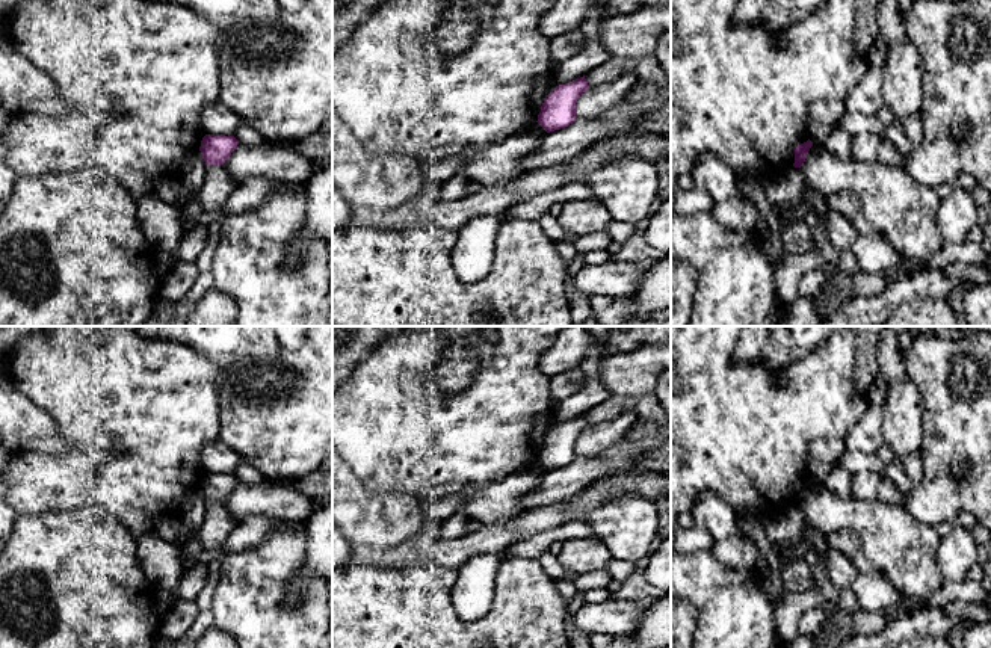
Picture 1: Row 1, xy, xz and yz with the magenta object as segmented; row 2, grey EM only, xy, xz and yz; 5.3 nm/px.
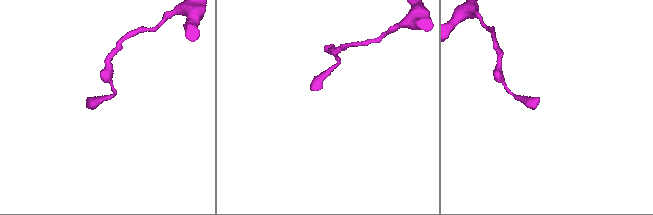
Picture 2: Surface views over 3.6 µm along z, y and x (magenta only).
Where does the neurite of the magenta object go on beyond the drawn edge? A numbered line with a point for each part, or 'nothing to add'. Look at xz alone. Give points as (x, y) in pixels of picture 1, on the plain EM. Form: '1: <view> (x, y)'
nothing to add

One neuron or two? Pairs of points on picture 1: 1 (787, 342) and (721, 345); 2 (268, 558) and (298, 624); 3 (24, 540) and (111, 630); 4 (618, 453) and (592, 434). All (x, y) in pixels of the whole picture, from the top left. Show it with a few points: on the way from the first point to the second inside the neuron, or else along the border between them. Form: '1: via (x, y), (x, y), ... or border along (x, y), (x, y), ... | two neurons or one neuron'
1: border along (759, 358), (777, 375), (795, 363) | two neurons
2: via (268, 576), (268, 601), (280, 614) | one neuron
3: via (47, 562), (56, 577), (88, 607) | one neuron
4: border along (626, 431), (603, 452), (577, 456) | two neurons

